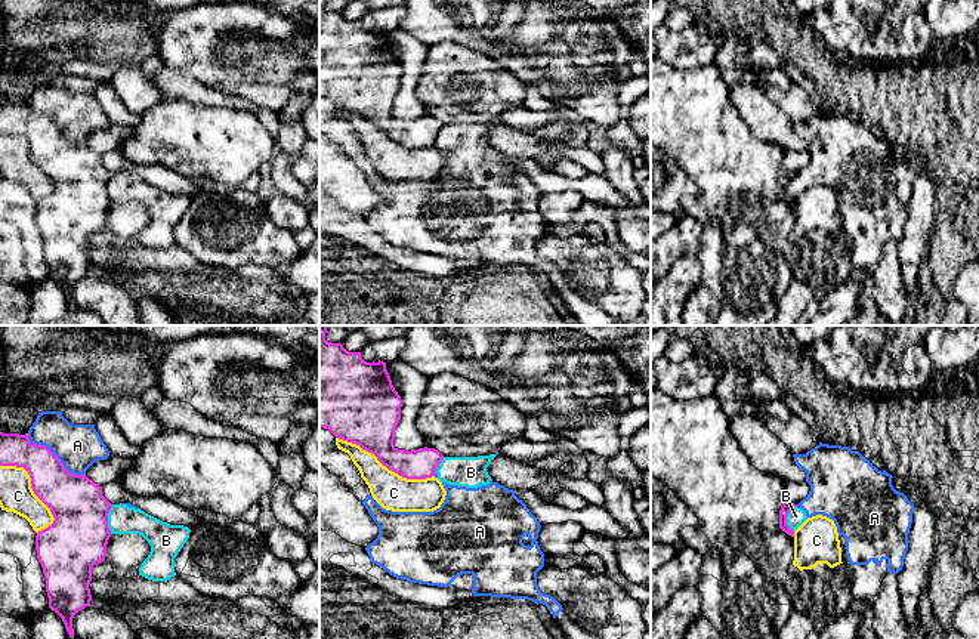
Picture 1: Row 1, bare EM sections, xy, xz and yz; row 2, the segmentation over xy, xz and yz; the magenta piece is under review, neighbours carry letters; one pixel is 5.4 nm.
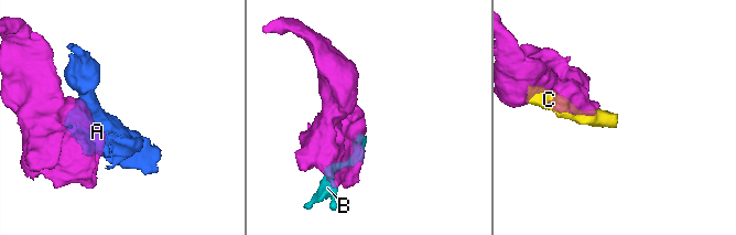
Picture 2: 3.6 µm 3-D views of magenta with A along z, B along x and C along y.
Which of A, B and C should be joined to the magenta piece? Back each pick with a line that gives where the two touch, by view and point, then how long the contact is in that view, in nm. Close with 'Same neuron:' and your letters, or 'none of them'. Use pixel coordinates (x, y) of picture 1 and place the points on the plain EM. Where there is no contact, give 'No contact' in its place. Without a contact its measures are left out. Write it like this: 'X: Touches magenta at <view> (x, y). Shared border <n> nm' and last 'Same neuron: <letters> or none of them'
Same neuron: none of them

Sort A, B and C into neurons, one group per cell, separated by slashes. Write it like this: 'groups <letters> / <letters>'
groups A B / C

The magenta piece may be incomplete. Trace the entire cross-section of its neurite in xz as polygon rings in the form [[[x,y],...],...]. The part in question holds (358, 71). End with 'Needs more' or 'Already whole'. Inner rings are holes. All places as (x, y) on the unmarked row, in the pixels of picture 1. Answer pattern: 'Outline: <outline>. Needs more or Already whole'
Outline: [[[319,0],[319,96],[374,123],[402,146],[435,145],[444,127],[438,118],[405,120],[393,114],[402,68],[386,31],[367,31],[361,21],[327,10],[325,1]]]. Already whole

